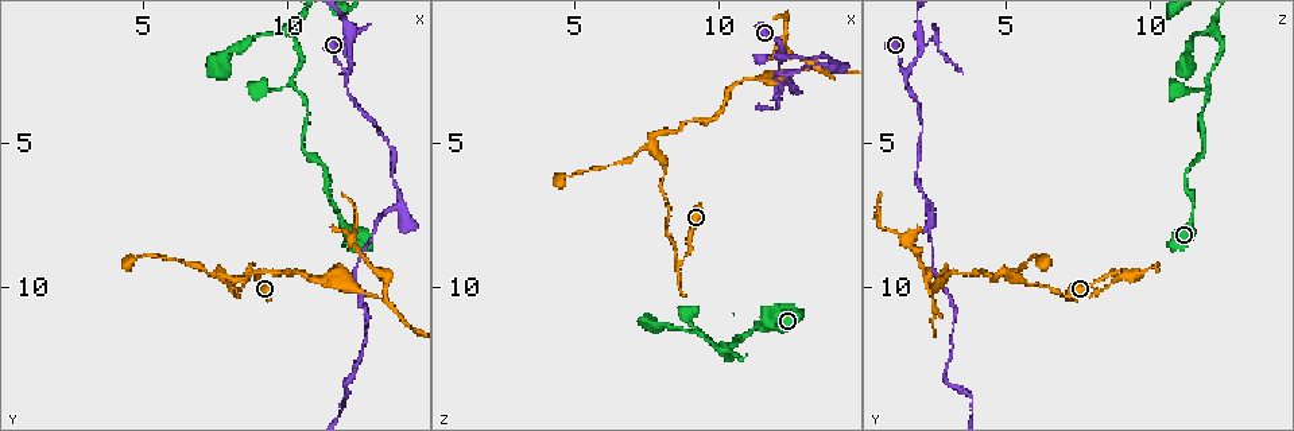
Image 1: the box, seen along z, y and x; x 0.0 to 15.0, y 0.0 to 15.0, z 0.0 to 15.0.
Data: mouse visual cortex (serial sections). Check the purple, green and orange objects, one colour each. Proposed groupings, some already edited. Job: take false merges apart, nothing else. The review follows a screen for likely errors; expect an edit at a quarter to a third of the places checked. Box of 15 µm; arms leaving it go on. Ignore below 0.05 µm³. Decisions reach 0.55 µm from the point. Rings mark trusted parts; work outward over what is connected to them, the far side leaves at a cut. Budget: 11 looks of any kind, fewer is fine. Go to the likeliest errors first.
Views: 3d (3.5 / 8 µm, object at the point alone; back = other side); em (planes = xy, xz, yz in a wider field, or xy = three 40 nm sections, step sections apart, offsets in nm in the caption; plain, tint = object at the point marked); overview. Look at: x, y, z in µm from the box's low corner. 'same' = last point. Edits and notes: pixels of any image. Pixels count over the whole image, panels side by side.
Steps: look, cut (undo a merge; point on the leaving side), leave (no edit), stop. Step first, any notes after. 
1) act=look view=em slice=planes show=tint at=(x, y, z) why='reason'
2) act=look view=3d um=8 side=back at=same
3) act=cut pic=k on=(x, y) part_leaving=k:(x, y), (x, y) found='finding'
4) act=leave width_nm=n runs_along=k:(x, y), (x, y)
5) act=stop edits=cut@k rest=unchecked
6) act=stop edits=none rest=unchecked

act=look view=3d um=3.5 at=(12.1, 2.4, 1.4) why='sudden change in width'

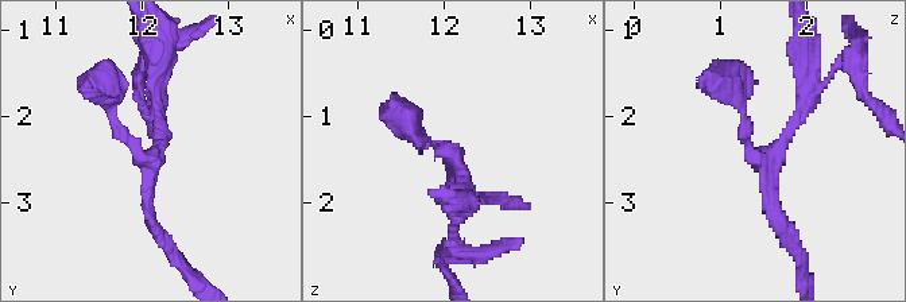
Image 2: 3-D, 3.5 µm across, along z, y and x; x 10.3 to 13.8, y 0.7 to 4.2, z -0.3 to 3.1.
act=look view=em slice=xy step=3 show=tint at=(12.05, 2.55, 1.45)

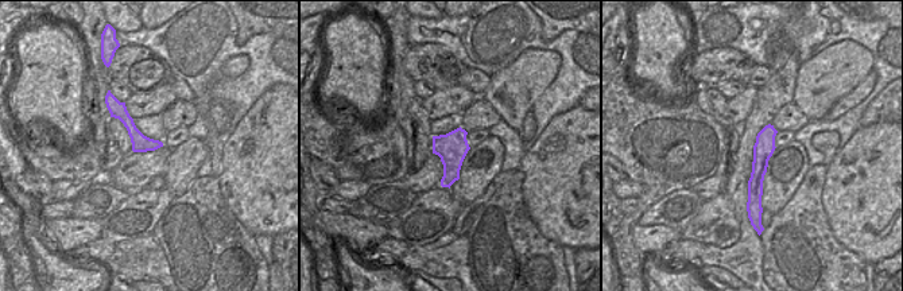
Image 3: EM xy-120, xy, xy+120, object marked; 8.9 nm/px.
act=leave runs_along=2:(735, 91), (790, 240) found='continuous, no second cell'

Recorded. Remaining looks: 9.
act=look view=3d um=8 side=back at=(8.8, 9.4, 9.1) why='a narrow waist'

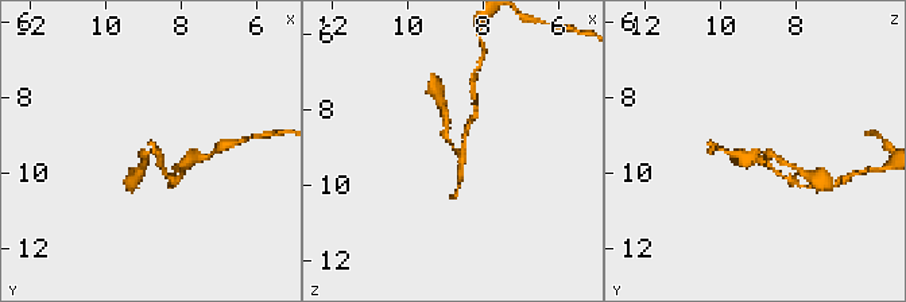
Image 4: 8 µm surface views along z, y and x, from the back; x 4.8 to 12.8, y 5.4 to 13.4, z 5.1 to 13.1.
act=look view=3d um=3.5 at=(8.8, 9.3, 9.0)

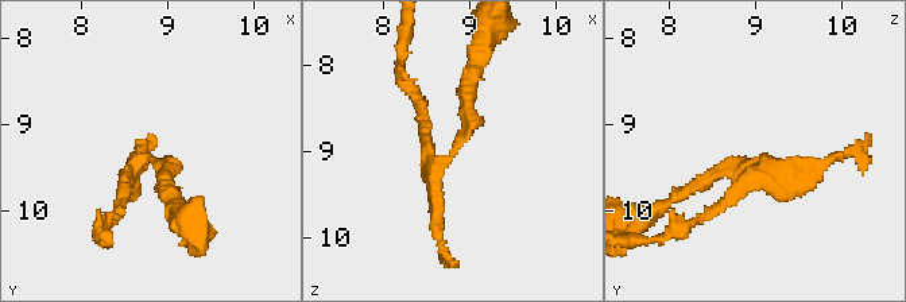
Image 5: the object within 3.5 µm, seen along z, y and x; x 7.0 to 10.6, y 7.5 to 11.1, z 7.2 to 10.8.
act=look view=em slice=xy step=5 show=tint at=(8.75, 9.40, 9.10) why='shape alone is not enough'

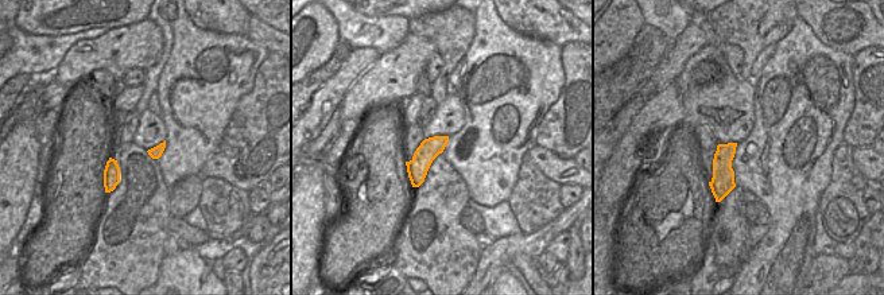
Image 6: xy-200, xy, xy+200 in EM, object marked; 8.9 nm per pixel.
act=leave runs_along=6:(444, 139), (417, 167), (415, 183) found='one cell here'

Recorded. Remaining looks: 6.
act=look view=3d um=3.5 at=(14.0, 7.2, 2.3) why='side arm on a straight run'

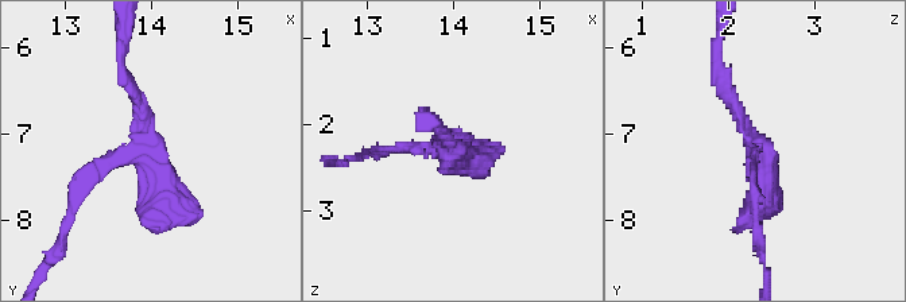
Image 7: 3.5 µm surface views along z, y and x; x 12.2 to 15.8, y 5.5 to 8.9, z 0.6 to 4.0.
act=look view=em slice=xy step=3 show=tint at=(13.90, 7.15, 2.30) arms=3 arm_widths_nm=150,150,350

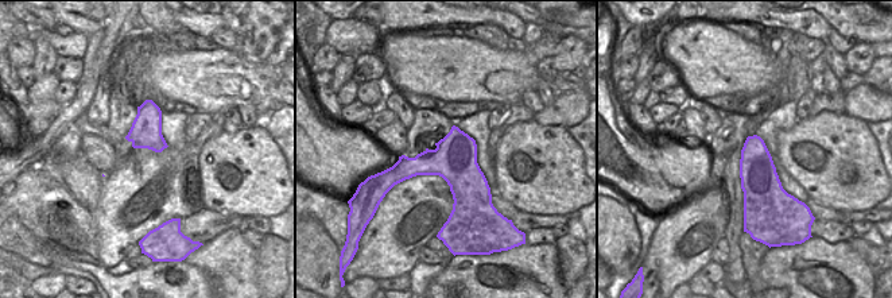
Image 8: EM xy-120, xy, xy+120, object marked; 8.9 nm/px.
act=leave runs_along=7:(120, 70), (150, 140), (76, 198) found='one cell here'

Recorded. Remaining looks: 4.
act=look view=3d um=3.5 at=(12.2, 13.2, 2.9) why='abrupt turn'

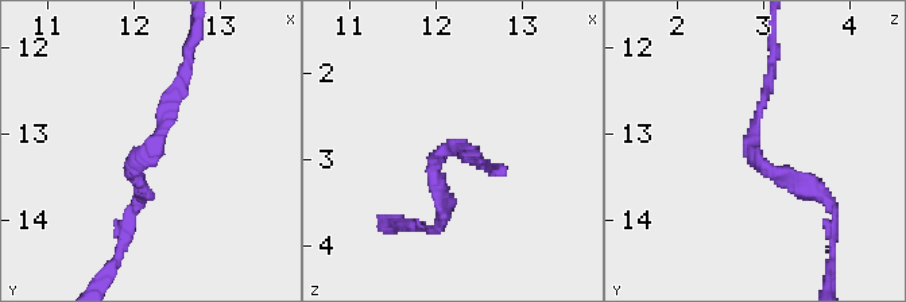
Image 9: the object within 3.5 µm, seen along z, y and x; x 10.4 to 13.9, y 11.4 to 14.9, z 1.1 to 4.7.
act=look view=em slice=xy step=2 show=plain at=(12.10, 13.15, 2.85)

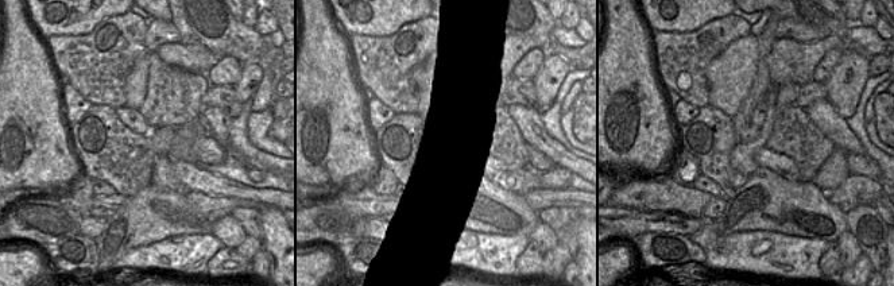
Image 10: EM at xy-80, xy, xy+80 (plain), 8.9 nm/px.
act=look view=em slice=xy step=2 show=tint at=same

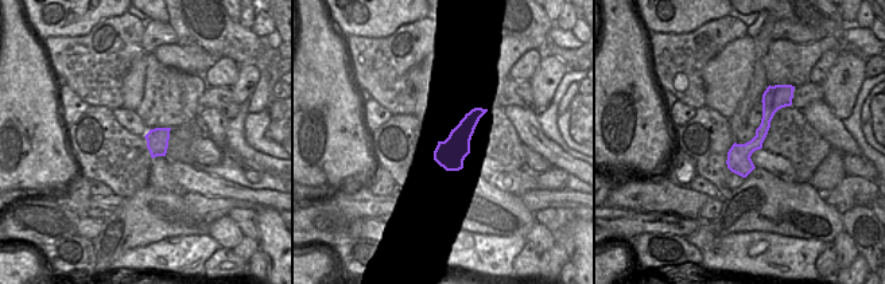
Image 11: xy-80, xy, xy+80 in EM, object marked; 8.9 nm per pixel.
act=leave runs_along=11:(773, 93), (742, 172) found='continuous, no second cell'

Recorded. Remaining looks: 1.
act=stop edits=none rest=unchecked

